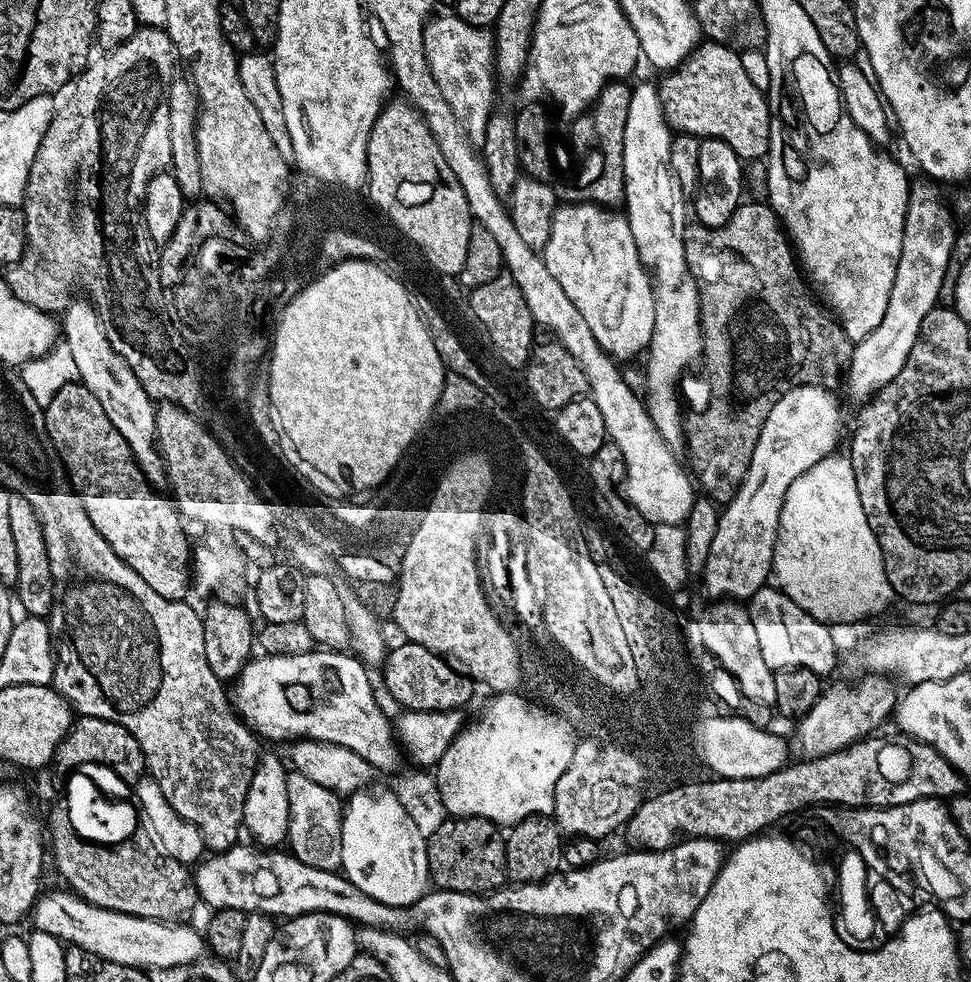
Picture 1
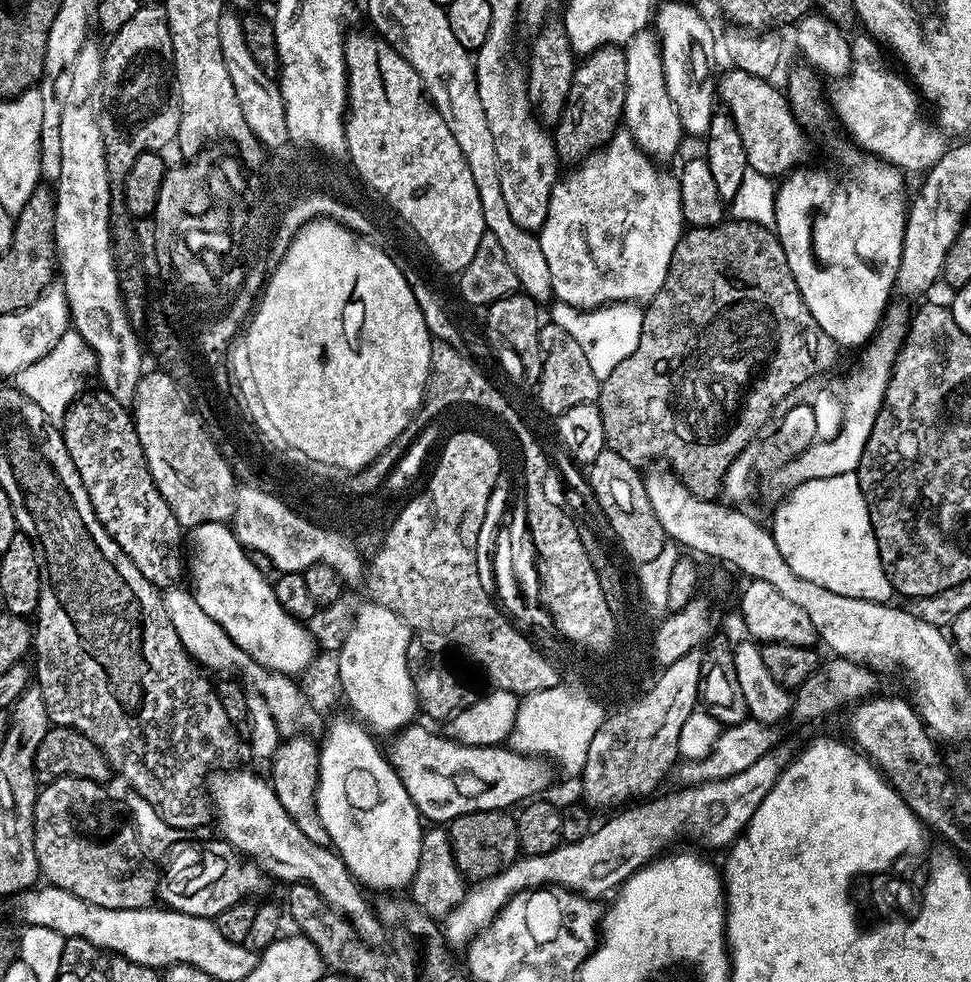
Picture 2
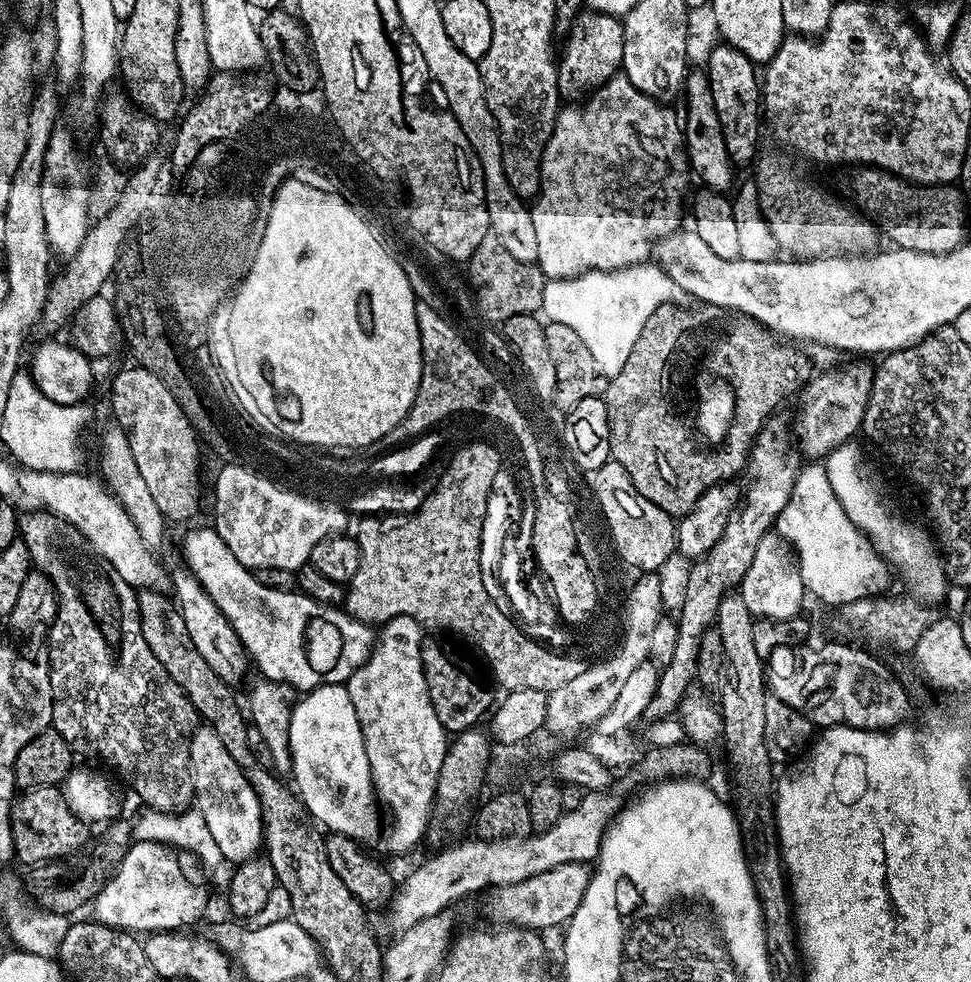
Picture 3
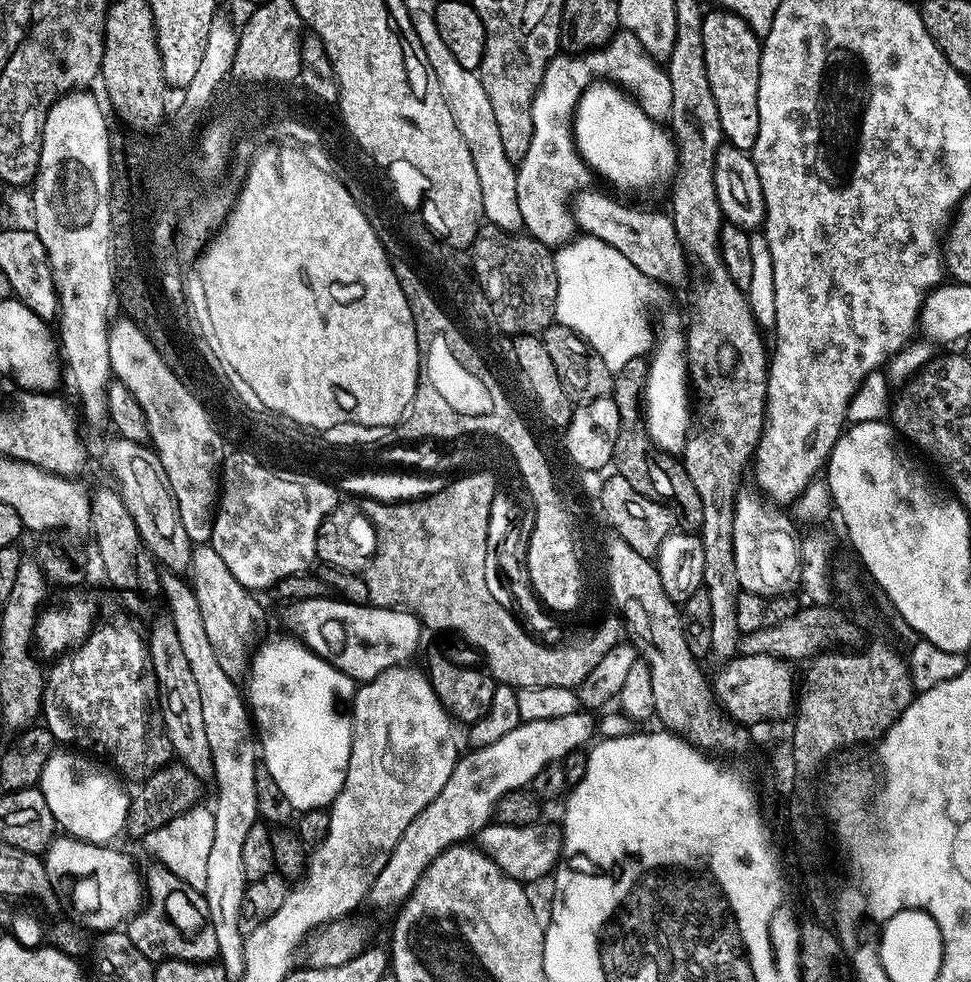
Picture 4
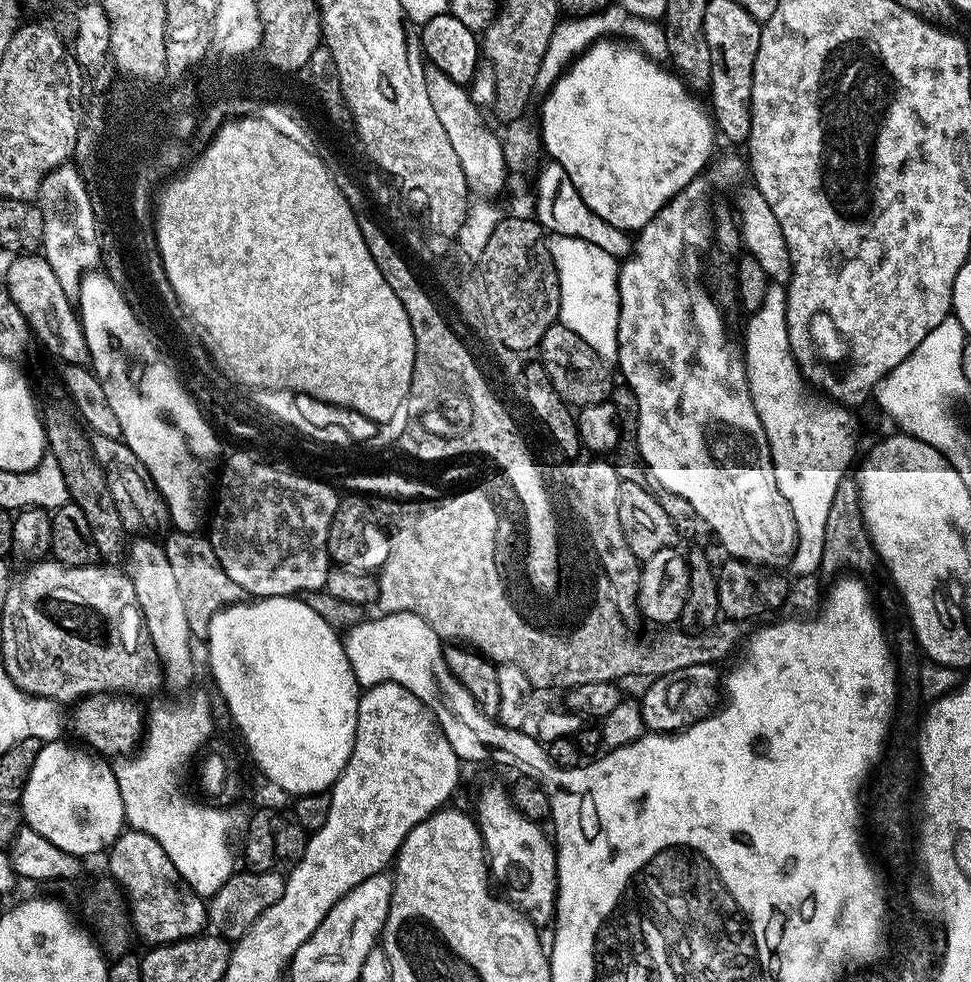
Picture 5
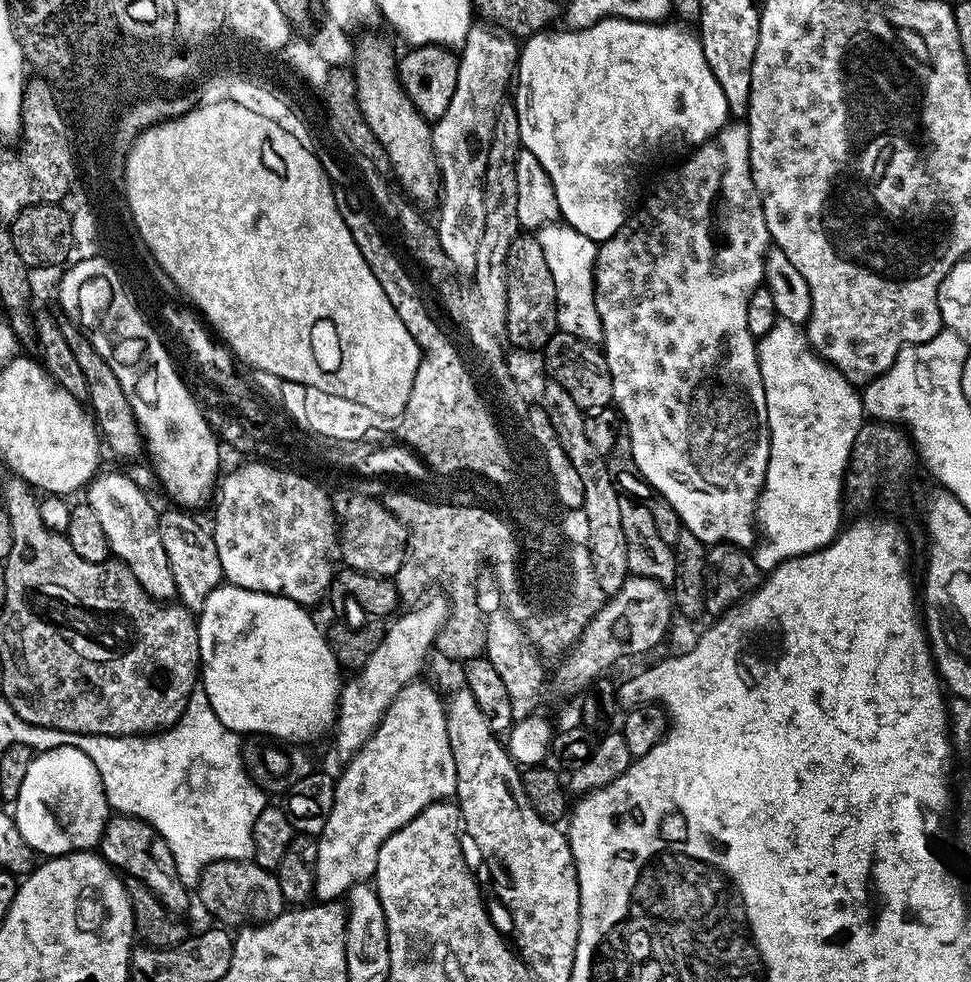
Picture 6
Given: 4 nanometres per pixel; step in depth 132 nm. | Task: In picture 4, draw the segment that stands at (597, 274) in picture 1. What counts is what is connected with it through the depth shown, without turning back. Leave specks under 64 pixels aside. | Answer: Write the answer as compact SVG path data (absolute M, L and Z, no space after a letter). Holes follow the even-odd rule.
M617 31L604 47L572 55L576 56L557 54L546 68L532 103L534 134L530 138L530 150L526 150L526 158L518 162L516 169L518 210L522 210L524 228L527 235L549 246L563 246L573 239L572 231L576 232L578 227L570 211L570 197L589 183L590 169L580 157L572 136L572 118L576 115L580 95L603 78L631 93L648 116L668 118L672 115L667 67L649 54L633 32Z

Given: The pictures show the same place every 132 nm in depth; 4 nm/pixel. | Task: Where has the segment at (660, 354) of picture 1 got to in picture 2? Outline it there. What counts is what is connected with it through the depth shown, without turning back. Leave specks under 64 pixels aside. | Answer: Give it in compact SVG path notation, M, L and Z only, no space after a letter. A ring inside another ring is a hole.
M645 30L634 34L634 38L628 41L624 48L626 54L626 102L624 103L623 123L627 131L632 133L636 139L636 145L640 147L647 156L657 162L668 160L680 148L680 136L685 135L685 130L680 125L678 110L674 110L674 102L666 90L666 74L662 66L662 54L660 53L660 37L655 31Z

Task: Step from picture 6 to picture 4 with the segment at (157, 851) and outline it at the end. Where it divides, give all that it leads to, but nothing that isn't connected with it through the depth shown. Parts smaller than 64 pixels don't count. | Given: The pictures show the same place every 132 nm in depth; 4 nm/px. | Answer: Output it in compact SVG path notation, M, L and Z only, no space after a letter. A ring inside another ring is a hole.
M153 863L152 869L146 872L146 903L140 911L128 921L126 931L130 942L146 954L146 958L153 962L162 960L185 960L195 964L207 964L218 957L218 934L214 934L214 926L208 917L208 903L203 892L194 890L182 878L168 871L163 864Z

